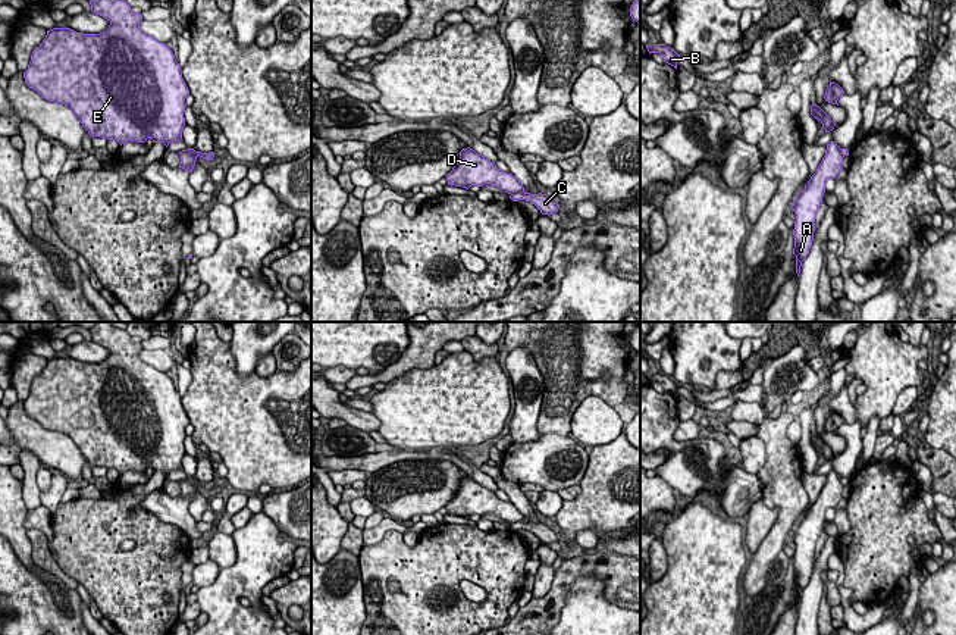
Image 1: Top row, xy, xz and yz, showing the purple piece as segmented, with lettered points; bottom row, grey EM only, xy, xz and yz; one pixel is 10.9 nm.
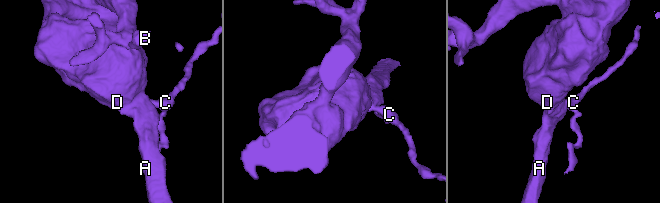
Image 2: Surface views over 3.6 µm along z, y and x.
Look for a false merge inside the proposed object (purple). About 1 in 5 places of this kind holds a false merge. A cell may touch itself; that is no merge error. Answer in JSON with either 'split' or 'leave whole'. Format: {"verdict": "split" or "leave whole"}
{"verdict": "split"}

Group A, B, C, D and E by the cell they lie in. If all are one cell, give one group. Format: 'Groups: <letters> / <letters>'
Groups: A B D E / C

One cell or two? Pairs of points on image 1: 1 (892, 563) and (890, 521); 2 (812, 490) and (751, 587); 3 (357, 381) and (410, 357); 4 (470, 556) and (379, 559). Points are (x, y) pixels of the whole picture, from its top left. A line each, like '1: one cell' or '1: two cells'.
1: one cell
2: two cells
3: one cell
4: one cell

